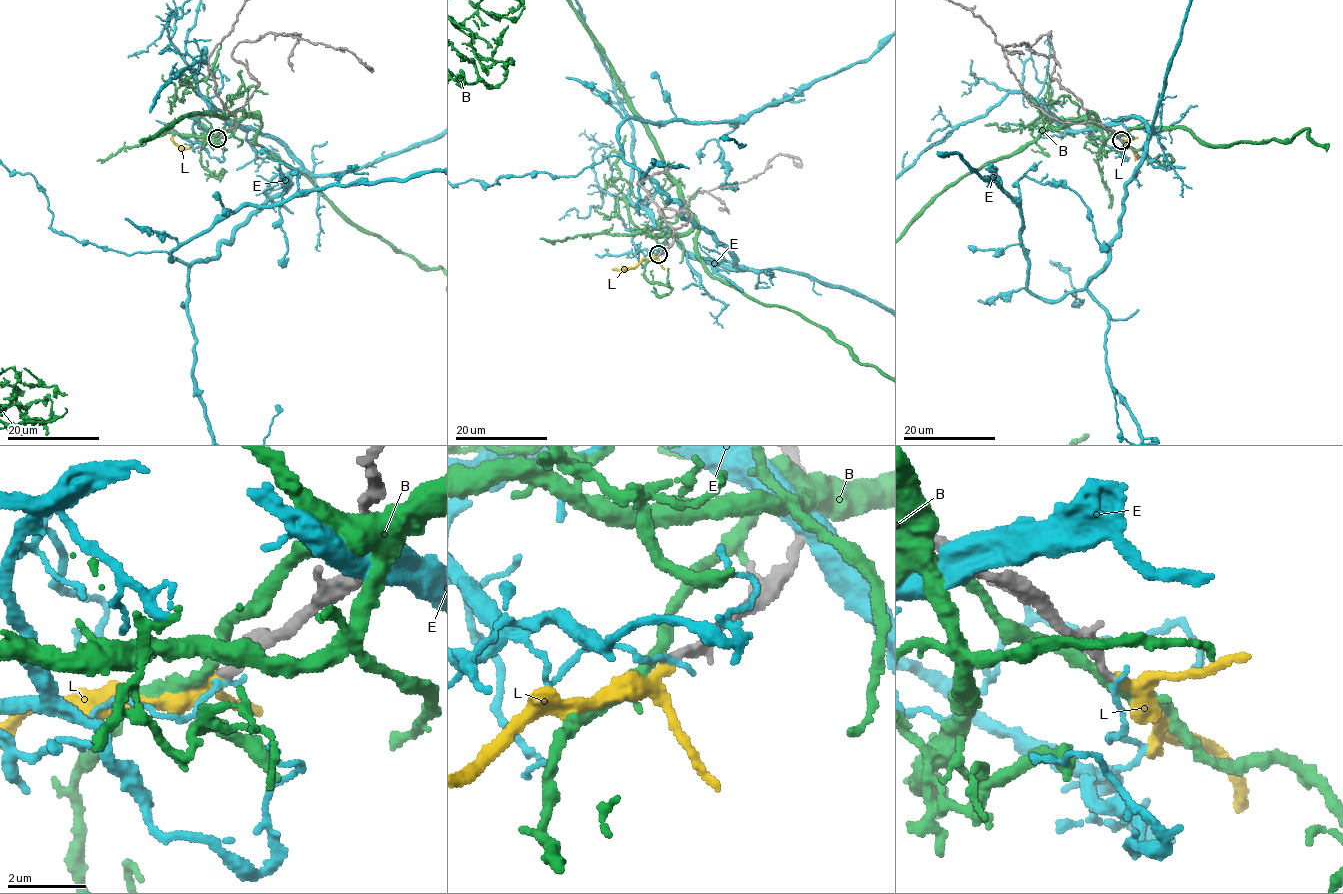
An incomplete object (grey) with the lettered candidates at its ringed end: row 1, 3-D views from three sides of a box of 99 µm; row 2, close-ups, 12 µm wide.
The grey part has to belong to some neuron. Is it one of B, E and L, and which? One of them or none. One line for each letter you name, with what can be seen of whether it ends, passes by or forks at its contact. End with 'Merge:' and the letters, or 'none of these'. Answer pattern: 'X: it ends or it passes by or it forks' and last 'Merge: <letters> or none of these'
L: it passes by
Merge: L

